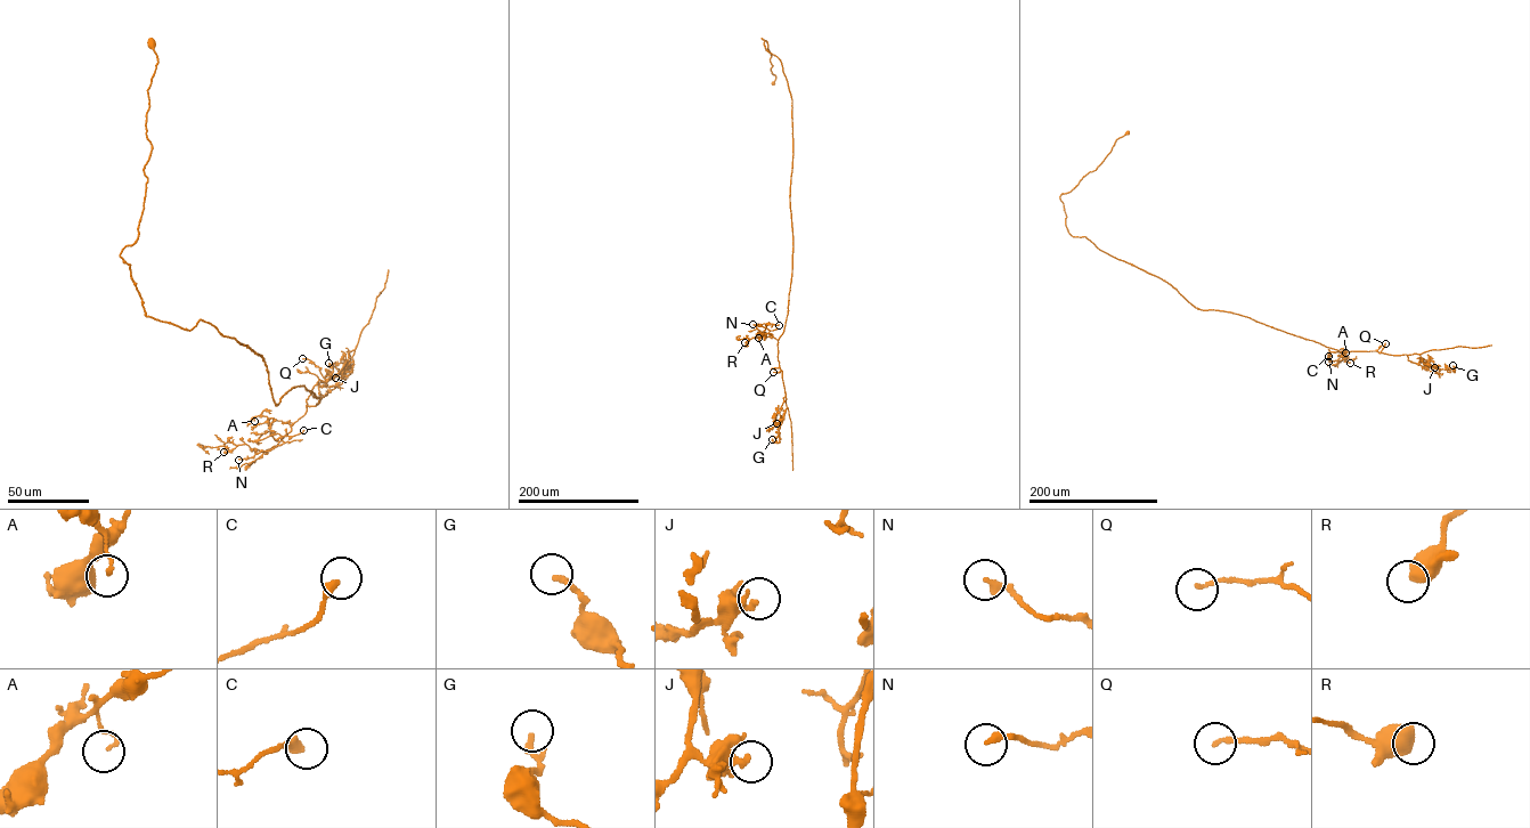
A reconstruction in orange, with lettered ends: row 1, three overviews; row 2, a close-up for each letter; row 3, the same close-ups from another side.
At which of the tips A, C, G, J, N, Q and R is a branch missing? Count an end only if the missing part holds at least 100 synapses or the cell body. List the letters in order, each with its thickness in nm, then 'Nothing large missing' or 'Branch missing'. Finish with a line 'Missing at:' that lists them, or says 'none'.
A: Thickness 120 nm. Nothing large missing
C: Thickness 320 nm. Nothing large missing
G: Thickness 150 nm. Nothing large missing
J: Thickness 320 nm. Nothing large missing
N: Thickness 280 nm. Nothing large missing
Q: Thickness 140 nm. Nothing large missing
R: Thickness 600 nm. Nothing large missing
Missing at: none

